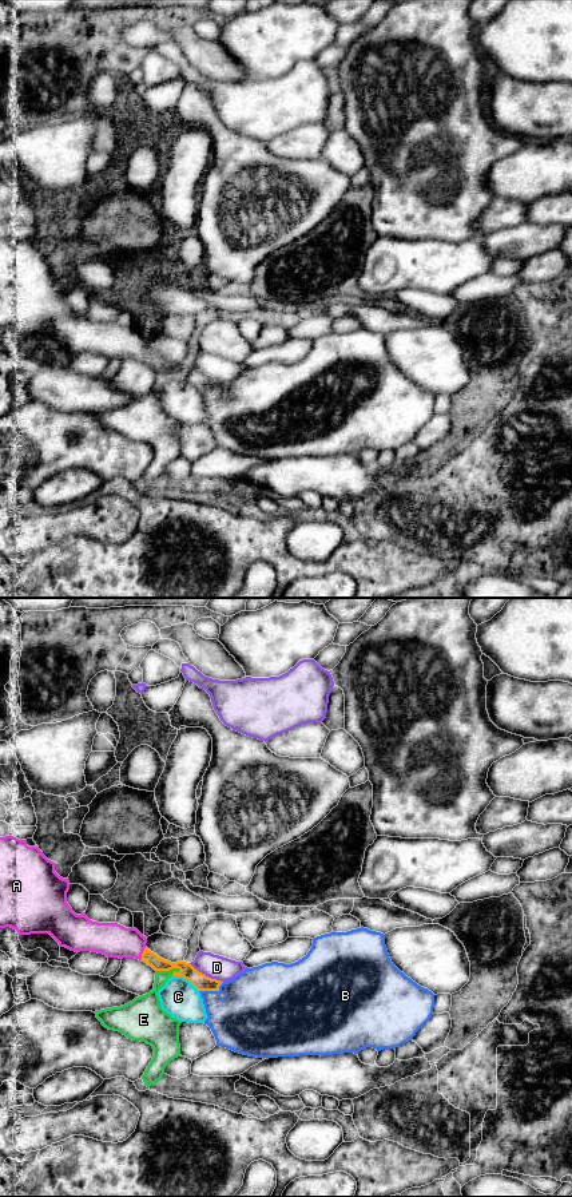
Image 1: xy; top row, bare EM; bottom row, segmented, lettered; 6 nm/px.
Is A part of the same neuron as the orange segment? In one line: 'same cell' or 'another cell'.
same cell

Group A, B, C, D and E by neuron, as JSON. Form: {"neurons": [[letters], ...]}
{"neurons": [["A"], ["B"], ["C"], ["D"], ["E"]]}

